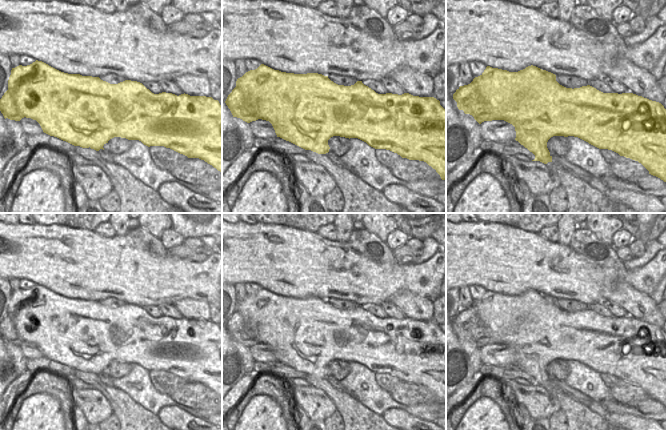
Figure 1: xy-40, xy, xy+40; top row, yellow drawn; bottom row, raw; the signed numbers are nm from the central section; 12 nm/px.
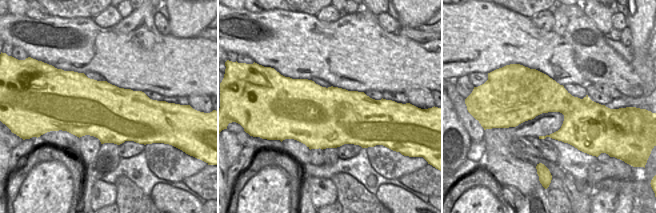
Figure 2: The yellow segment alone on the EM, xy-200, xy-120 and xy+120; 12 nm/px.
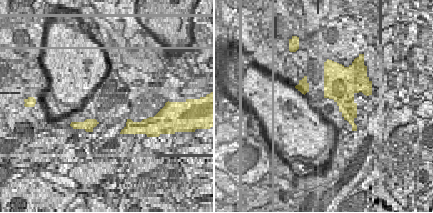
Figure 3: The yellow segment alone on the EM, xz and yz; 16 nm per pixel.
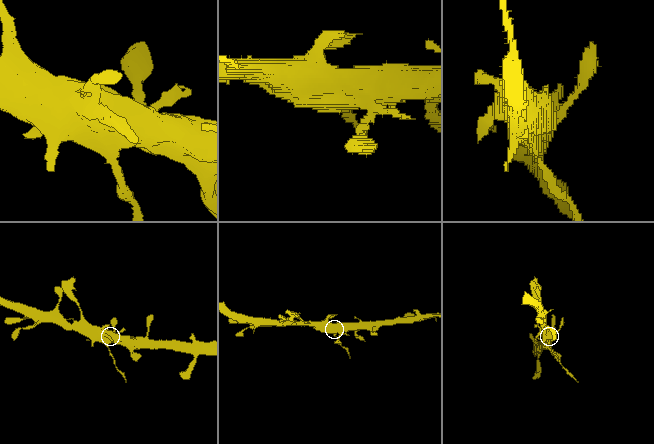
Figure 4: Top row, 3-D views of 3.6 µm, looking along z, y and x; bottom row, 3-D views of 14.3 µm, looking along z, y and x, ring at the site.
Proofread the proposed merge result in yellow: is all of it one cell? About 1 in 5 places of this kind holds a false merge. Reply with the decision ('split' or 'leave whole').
split

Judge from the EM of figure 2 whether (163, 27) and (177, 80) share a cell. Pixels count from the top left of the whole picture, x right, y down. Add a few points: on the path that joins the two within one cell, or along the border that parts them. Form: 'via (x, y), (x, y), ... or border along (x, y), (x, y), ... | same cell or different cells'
border along (154, 13), (155, 27), (162, 34), (169, 34) | different cells

